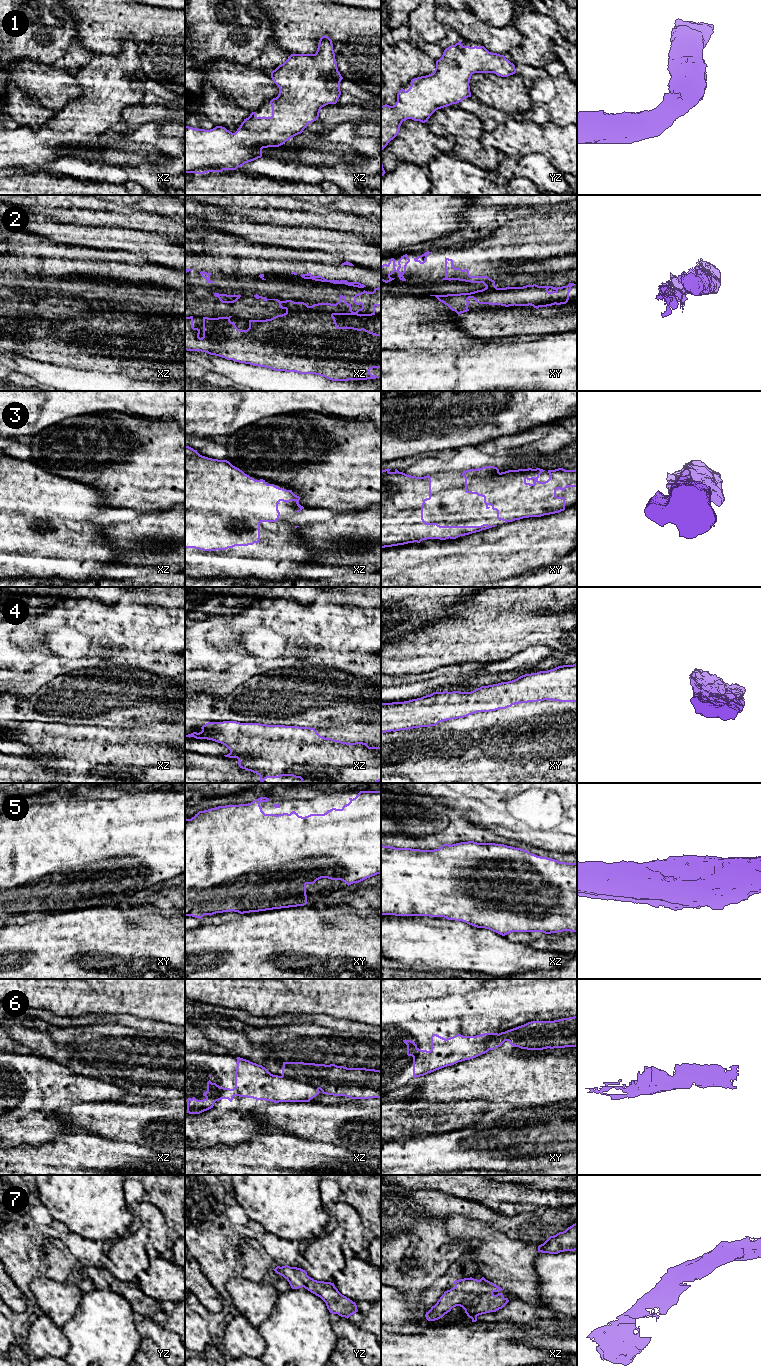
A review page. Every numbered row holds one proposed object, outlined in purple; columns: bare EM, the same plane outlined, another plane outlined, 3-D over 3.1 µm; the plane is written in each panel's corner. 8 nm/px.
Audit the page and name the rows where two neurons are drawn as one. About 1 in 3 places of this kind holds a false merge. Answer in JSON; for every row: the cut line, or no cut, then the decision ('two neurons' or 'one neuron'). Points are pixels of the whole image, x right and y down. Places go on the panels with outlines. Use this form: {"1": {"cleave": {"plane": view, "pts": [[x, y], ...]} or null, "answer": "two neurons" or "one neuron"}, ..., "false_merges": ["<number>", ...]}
{"1": {"cleave": null, "answer": "one neuron"}, "2": {"cleave": {"plane": "xz", "pts": [[286, 311], [317, 311], [332, 315]]}, "answer": "two neurons"}, "3": {"cleave": null, "answer": "one neuron"}, "4": {"cleave": null, "answer": "one neuron"}, "5": {"cleave": null, "answer": "one neuron"}, "6": {"cleave": {"plane": "xz", "pts": [[282, 1075], [309, 1083], [318, 1089]]}, "answer": "two neurons"}, "7": {"cleave": null, "answer": "one neuron"}, "false_merges": ["2", "6"]}

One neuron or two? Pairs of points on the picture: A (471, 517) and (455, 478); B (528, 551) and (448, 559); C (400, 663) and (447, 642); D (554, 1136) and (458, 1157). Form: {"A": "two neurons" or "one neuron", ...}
{"A": "one neuron", "B": "one neuron", "C": "one neuron", "D": "one neuron"}

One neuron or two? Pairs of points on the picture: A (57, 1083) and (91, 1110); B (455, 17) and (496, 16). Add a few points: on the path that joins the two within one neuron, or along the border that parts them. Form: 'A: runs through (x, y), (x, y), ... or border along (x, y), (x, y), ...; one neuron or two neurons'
A: border along (105, 1101), (83, 1101), (59, 1108); two neurons
B: border along (469, 10), (480, 20); two neurons

